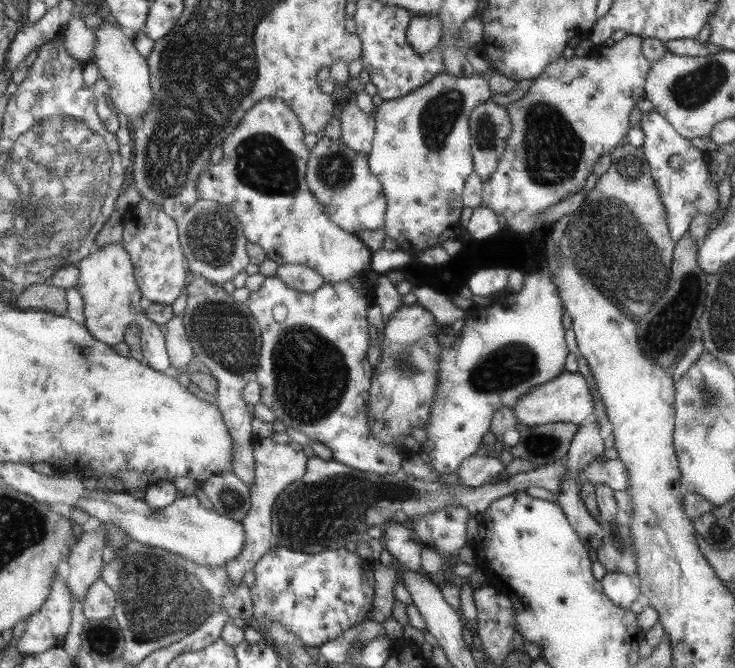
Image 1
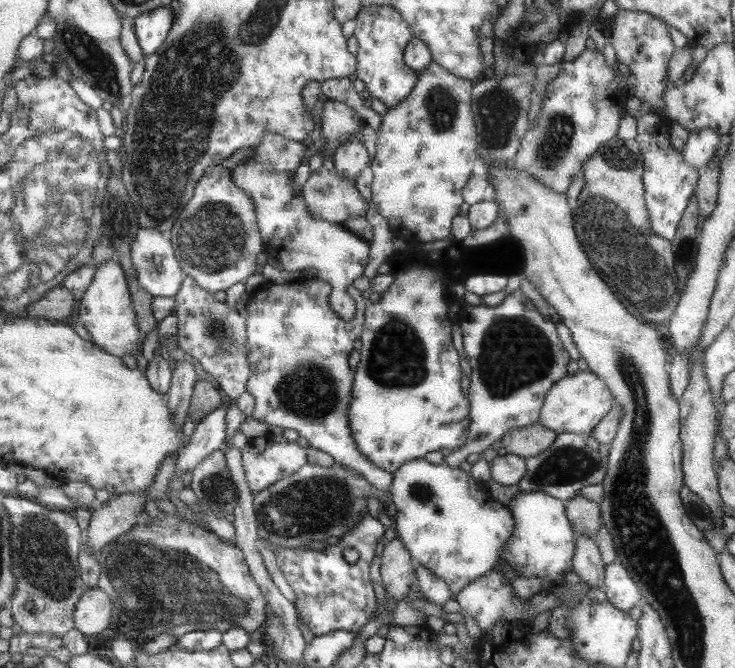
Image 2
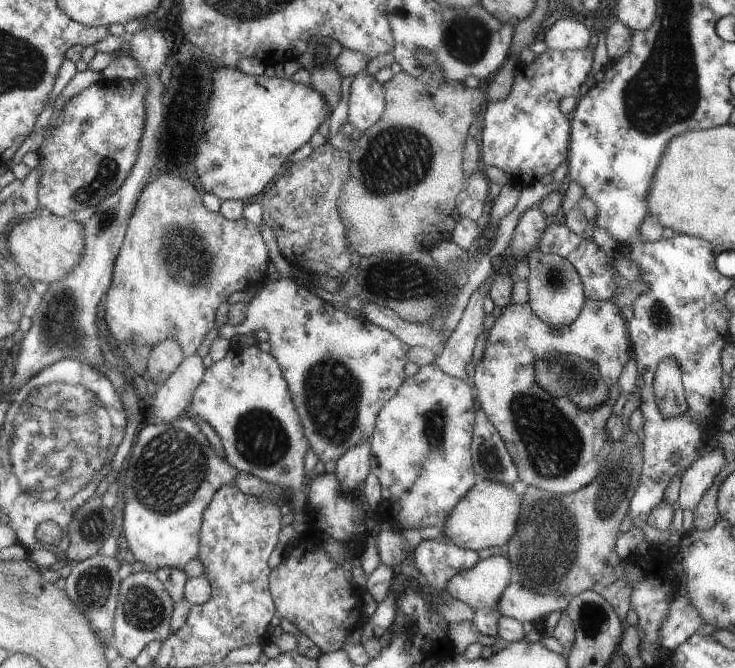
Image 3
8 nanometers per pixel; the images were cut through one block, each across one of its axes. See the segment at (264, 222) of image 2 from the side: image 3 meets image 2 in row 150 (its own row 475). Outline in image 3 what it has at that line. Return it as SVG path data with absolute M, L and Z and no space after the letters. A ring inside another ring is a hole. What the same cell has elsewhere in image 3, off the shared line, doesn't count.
M231 346L221 362L212 362L205 370L203 381L197 386L190 404L187 416L195 414L209 424L221 440L225 461L238 473L249 473L259 482L299 491L303 484L303 454L309 446L299 414L291 402L288 384L275 358L255 346Z

